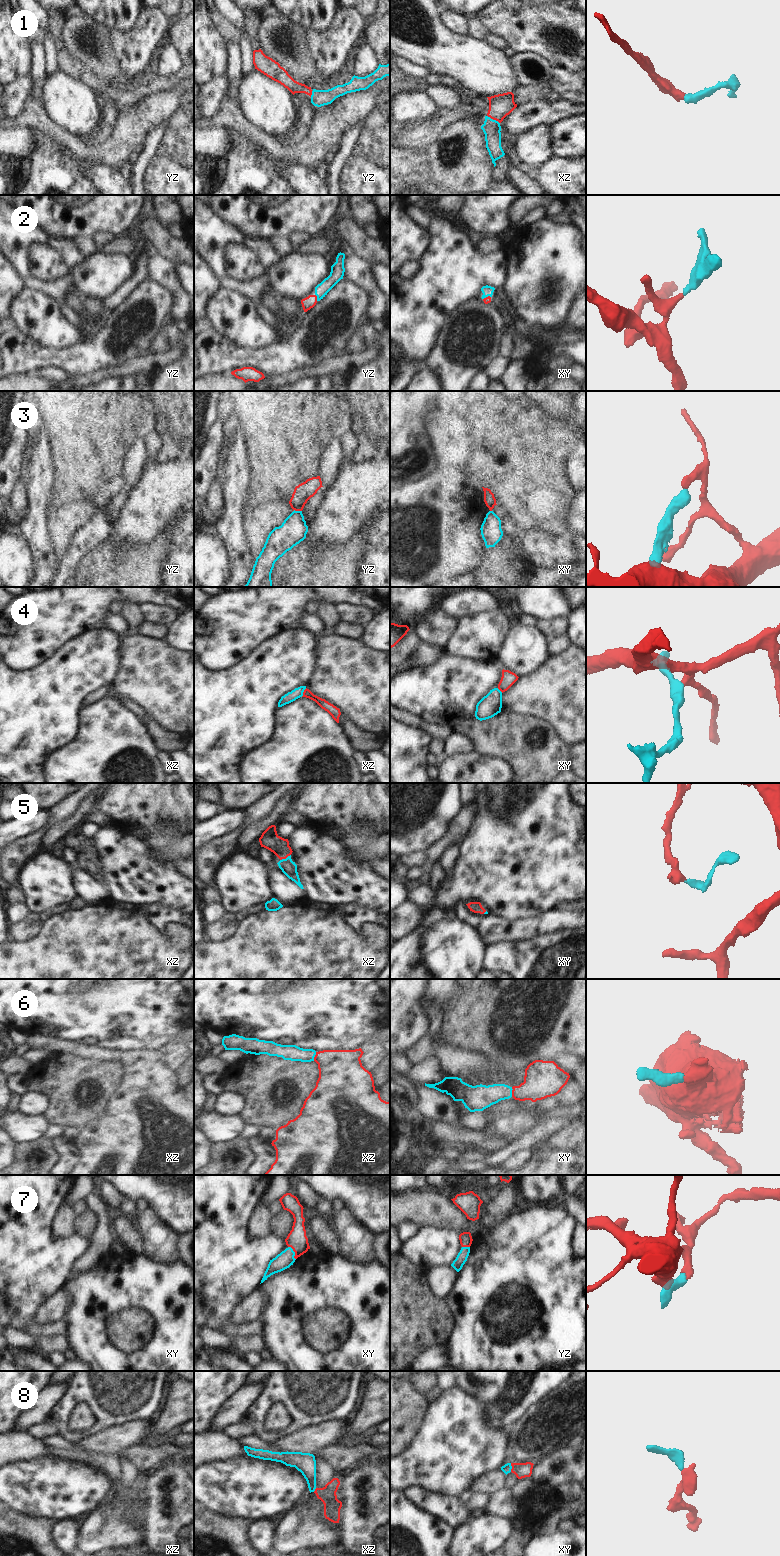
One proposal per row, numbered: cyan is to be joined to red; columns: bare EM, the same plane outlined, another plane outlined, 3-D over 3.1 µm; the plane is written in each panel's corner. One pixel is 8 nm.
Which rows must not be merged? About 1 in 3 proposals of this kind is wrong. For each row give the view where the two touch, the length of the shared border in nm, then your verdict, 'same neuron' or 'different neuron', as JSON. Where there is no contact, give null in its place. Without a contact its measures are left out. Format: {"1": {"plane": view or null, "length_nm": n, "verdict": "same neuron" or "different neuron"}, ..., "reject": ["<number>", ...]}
{"1": {"plane": "xz", "length_nm": 120, "verdict": "same neuron"}, "2": {"plane": "yz", "length_nm": 60, "verdict": "same neuron"}, "3": {"plane": "yz", "length_nm": 70, "verdict": "different neuron"}, "4": {"plane": "xz", "length_nm": 80, "verdict": "different neuron"}, "5": {"plane": "xz", "length_nm": 100, "verdict": "same neuron"}, "6": {"plane": "xy", "length_nm": 80, "verdict": "same neuron"}, "7": {"plane": "xy", "length_nm": 130, "verdict": "same neuron"}, "8": {"plane": "xy", "length_nm": 70, "verdict": "same neuron"}, "reject": ["3", "4"]}

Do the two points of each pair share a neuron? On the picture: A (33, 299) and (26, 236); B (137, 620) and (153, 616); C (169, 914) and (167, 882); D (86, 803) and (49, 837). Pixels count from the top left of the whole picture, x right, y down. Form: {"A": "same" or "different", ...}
{"A": "different", "B": "different", "C": "different", "D": "same"}

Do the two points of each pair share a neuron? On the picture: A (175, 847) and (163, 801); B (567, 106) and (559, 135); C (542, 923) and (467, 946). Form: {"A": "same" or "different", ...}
{"A": "different", "B": "different", "C": "different"}

